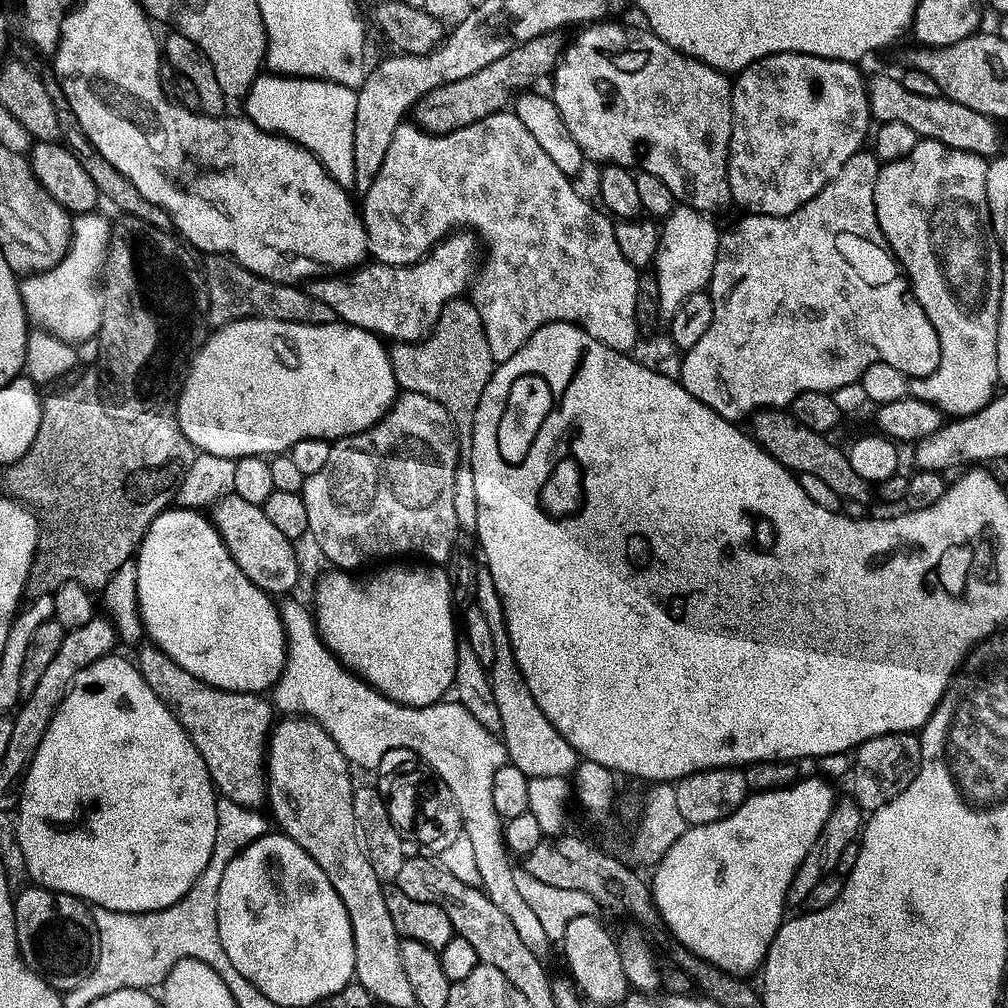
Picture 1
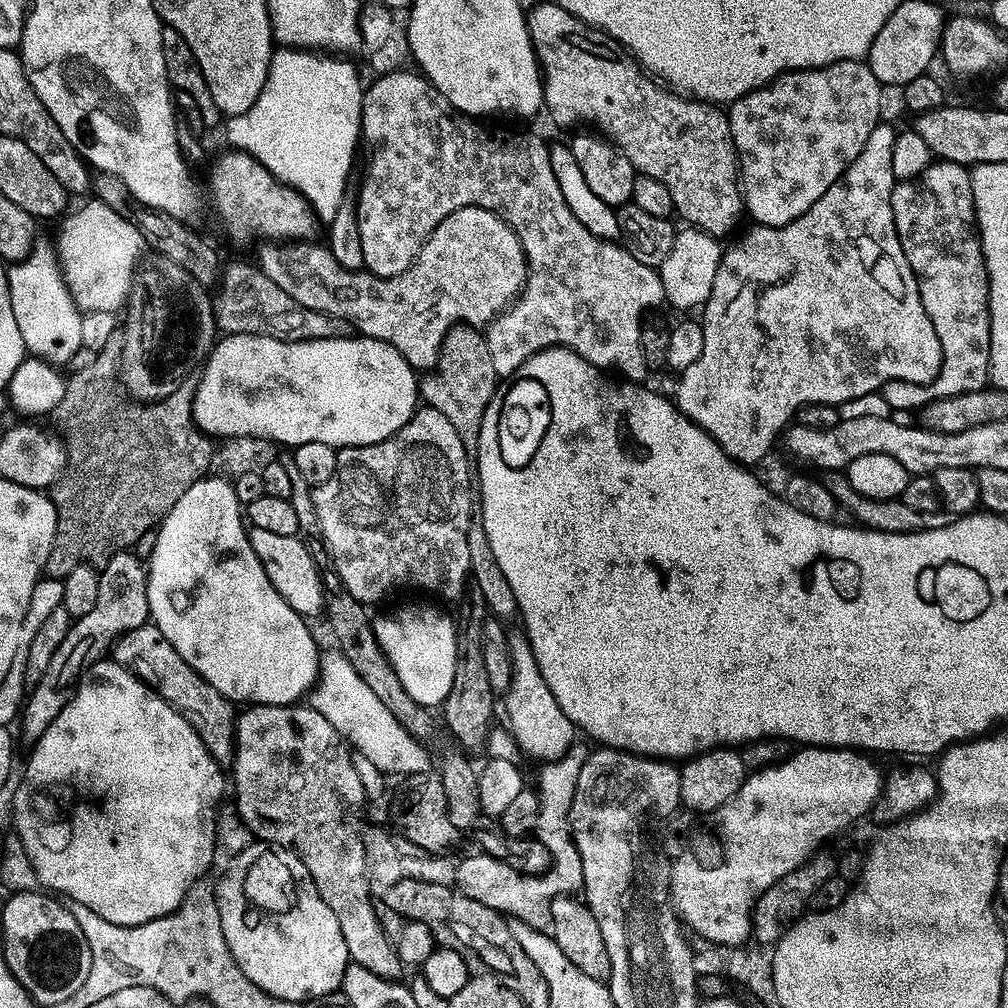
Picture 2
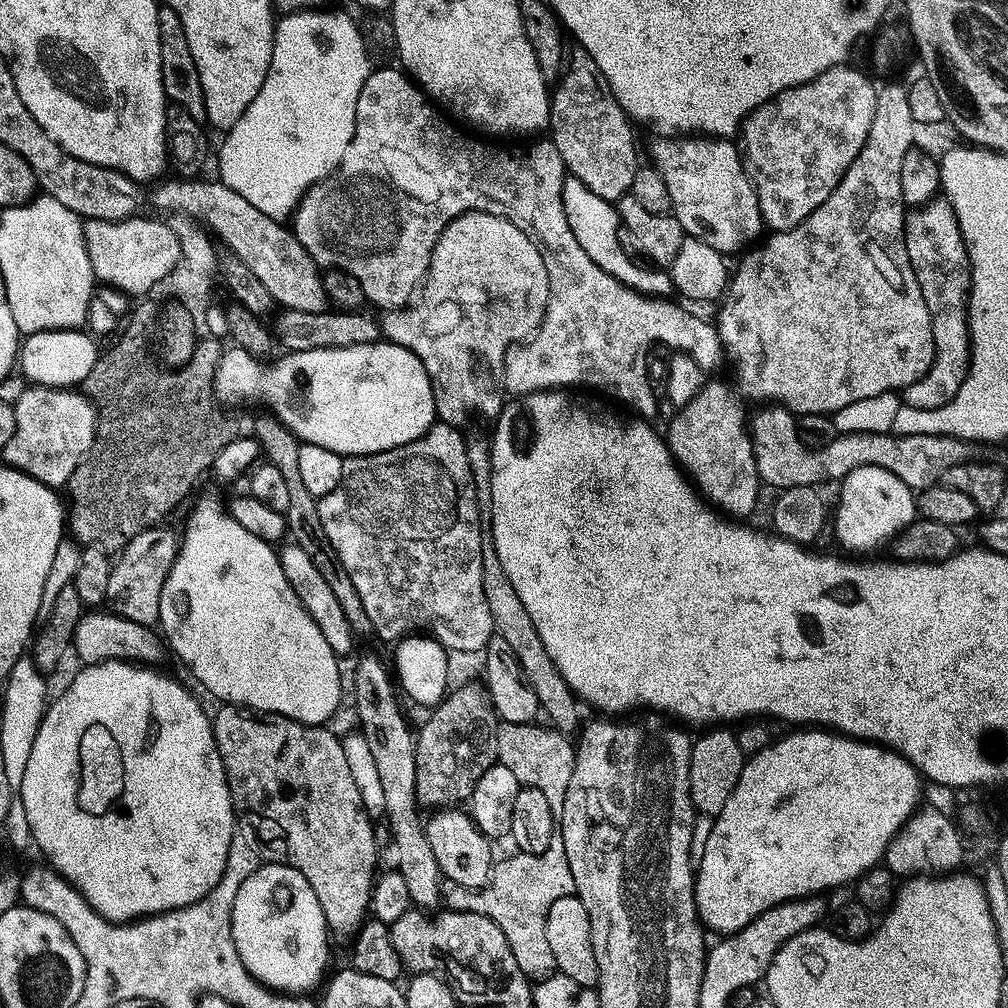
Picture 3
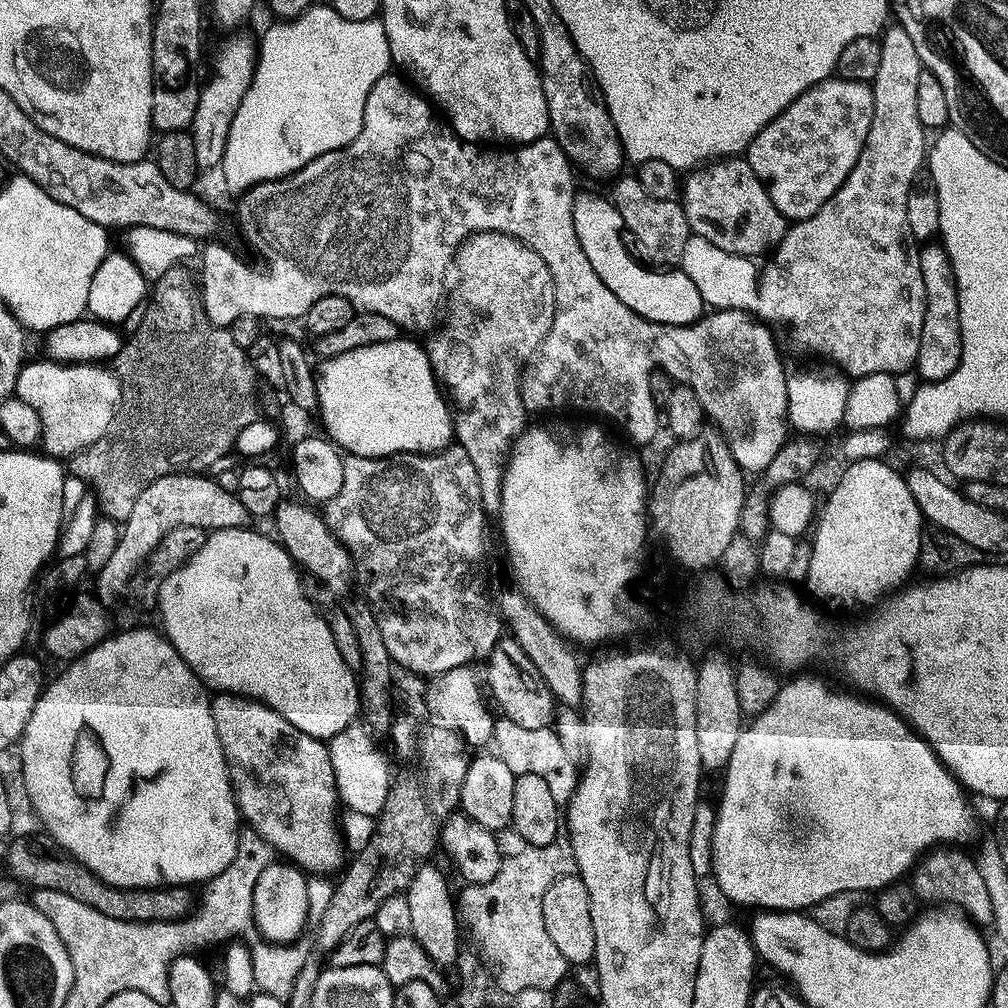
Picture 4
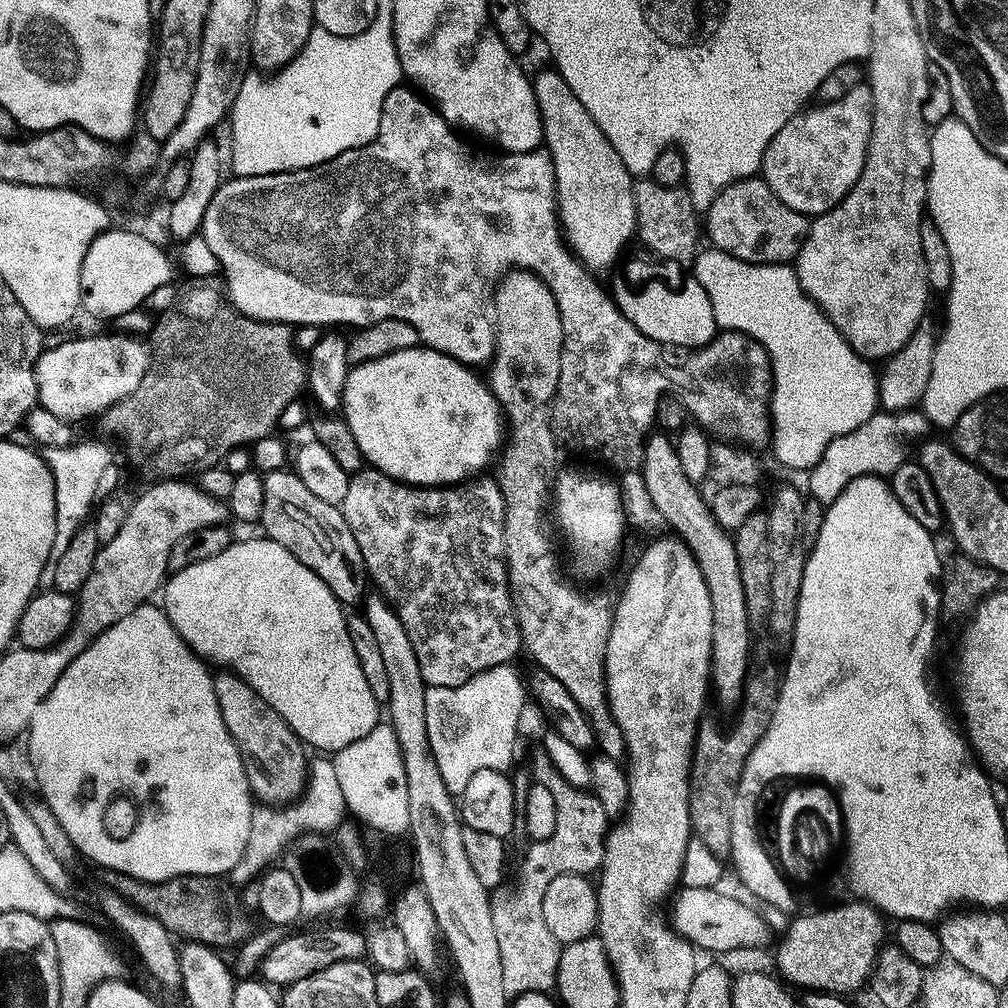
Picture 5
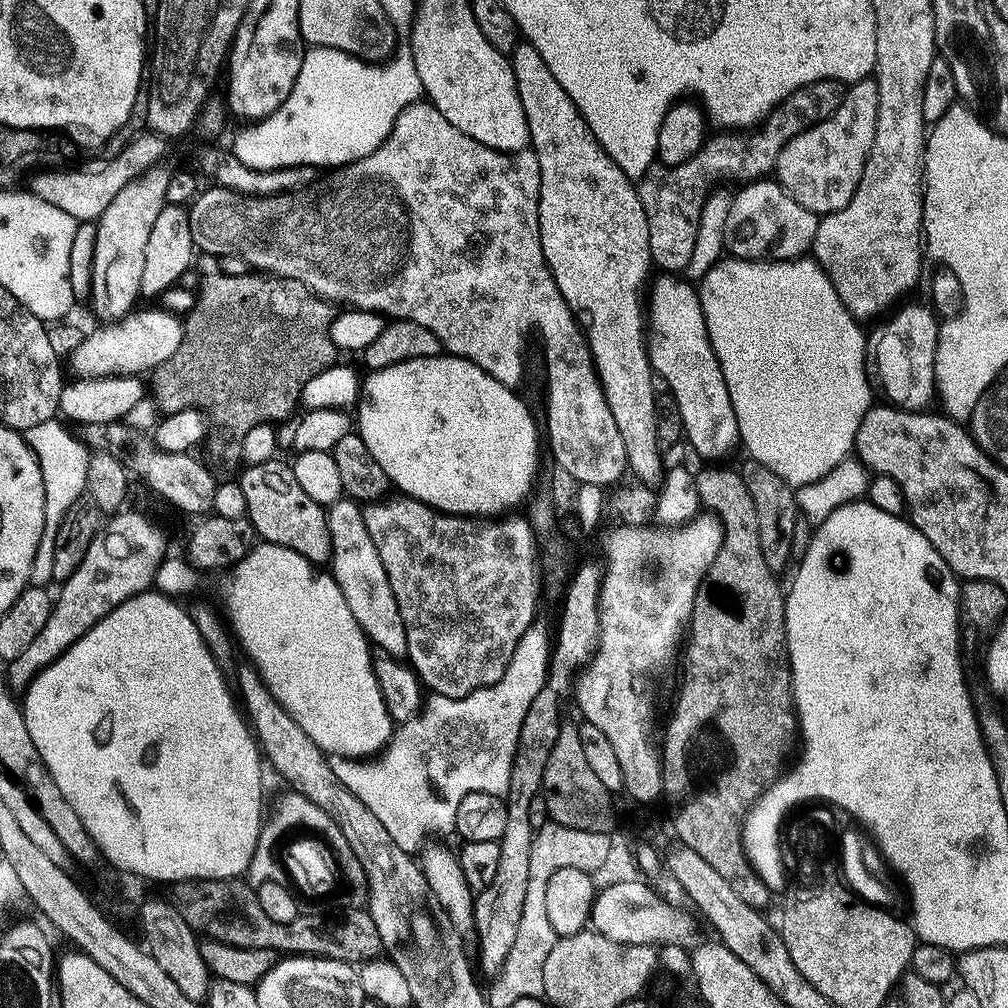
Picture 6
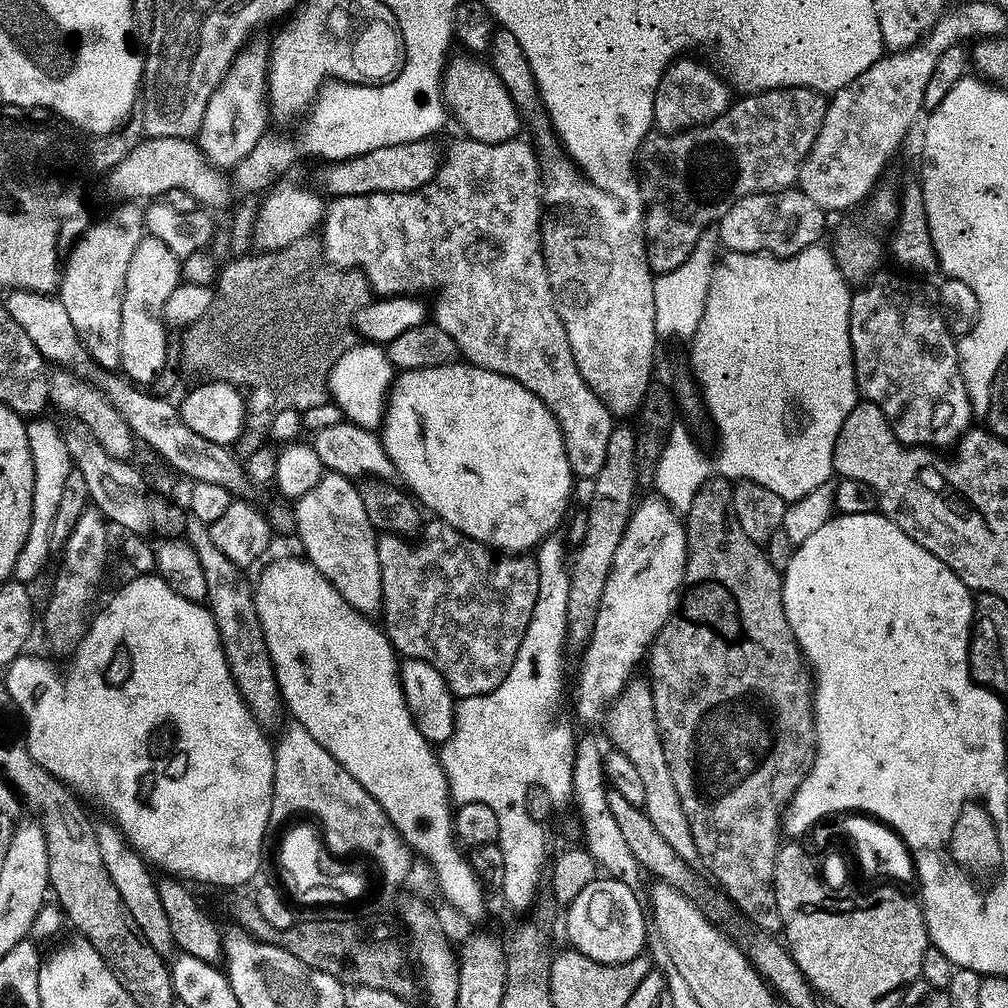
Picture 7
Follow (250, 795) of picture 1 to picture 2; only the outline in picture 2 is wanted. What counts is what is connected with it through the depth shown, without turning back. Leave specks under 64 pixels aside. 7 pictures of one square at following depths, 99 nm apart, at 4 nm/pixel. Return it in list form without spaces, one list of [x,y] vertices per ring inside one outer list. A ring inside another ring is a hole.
[[[149,622],[146,626],[120,637],[116,641],[110,656],[115,663],[121,664],[124,668],[132,671],[152,691],[158,692],[160,697],[175,712],[182,714],[182,718],[186,718],[186,722],[190,722],[190,726],[194,726],[198,738],[202,738],[206,750],[212,755],[213,760],[218,761],[222,766],[231,765],[232,759],[236,757],[237,705],[233,701],[227,700],[218,690],[214,690],[214,686],[210,686],[210,682],[202,679],[189,666],[186,658],[182,658],[182,654],[178,654],[178,650],[174,650],[174,646],[170,646],[170,638],[166,638],[166,634],[162,634],[162,630],[158,630],[155,624]]]

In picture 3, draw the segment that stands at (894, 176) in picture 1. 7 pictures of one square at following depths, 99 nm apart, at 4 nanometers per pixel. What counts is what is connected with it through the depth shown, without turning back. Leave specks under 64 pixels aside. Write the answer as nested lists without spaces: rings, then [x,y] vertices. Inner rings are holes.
[[[935,198],[924,207],[909,211],[904,229],[906,230],[906,250],[910,254],[910,262],[914,266],[918,286],[922,286],[926,306],[932,315],[936,361],[917,384],[904,389],[902,400],[910,408],[934,410],[946,406],[956,397],[958,390],[962,390],[964,379],[968,377],[968,370],[972,366],[972,332],[968,328],[968,297],[972,294],[972,263],[968,257],[968,247],[964,241],[956,212],[947,199]]]

